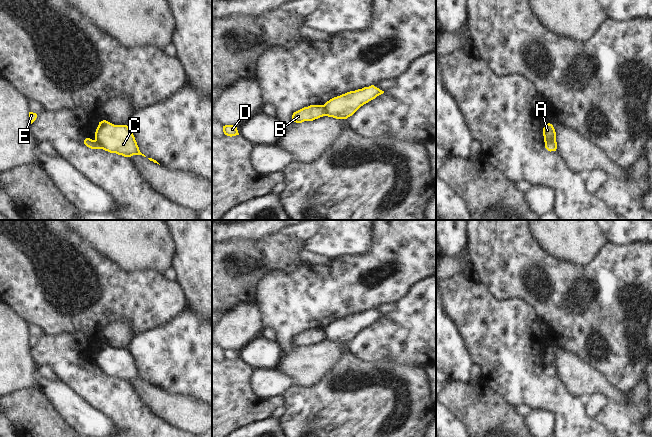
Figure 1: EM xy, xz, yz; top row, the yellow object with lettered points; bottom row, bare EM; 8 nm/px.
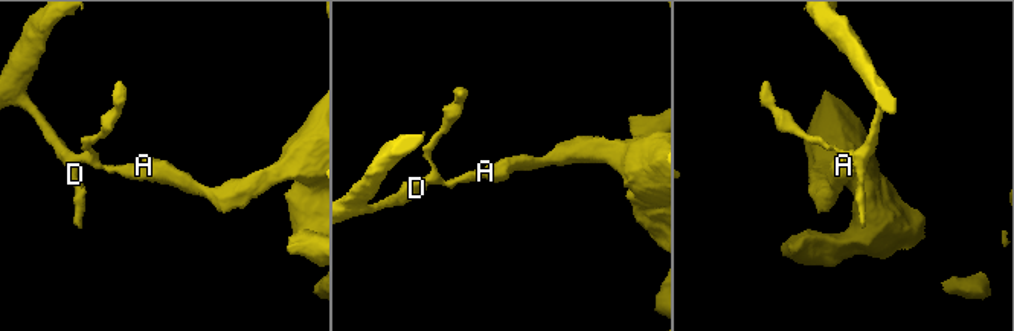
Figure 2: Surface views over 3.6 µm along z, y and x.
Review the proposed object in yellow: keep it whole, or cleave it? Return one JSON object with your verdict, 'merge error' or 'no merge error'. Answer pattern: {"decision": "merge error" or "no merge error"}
{"decision": "merge error"}

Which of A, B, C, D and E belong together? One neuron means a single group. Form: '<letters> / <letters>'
A C / B D E

